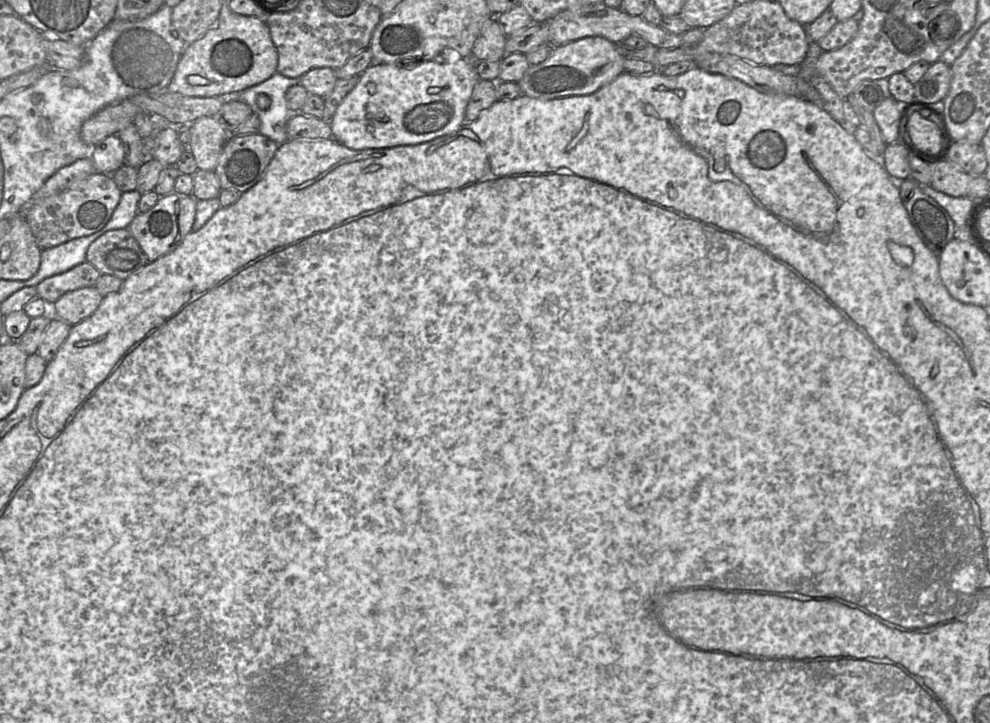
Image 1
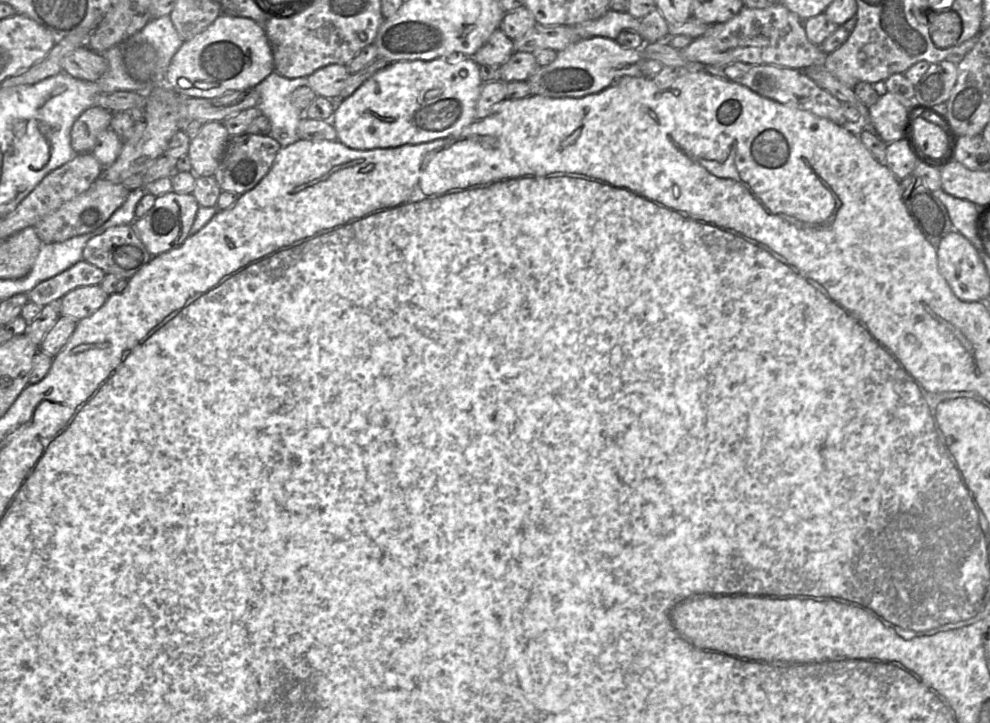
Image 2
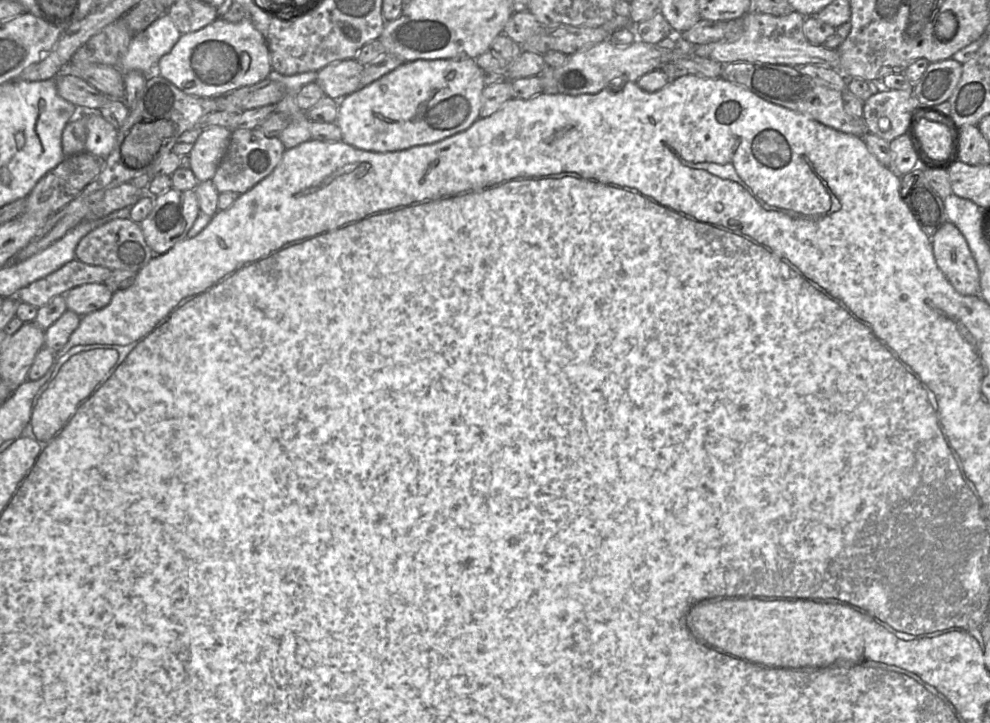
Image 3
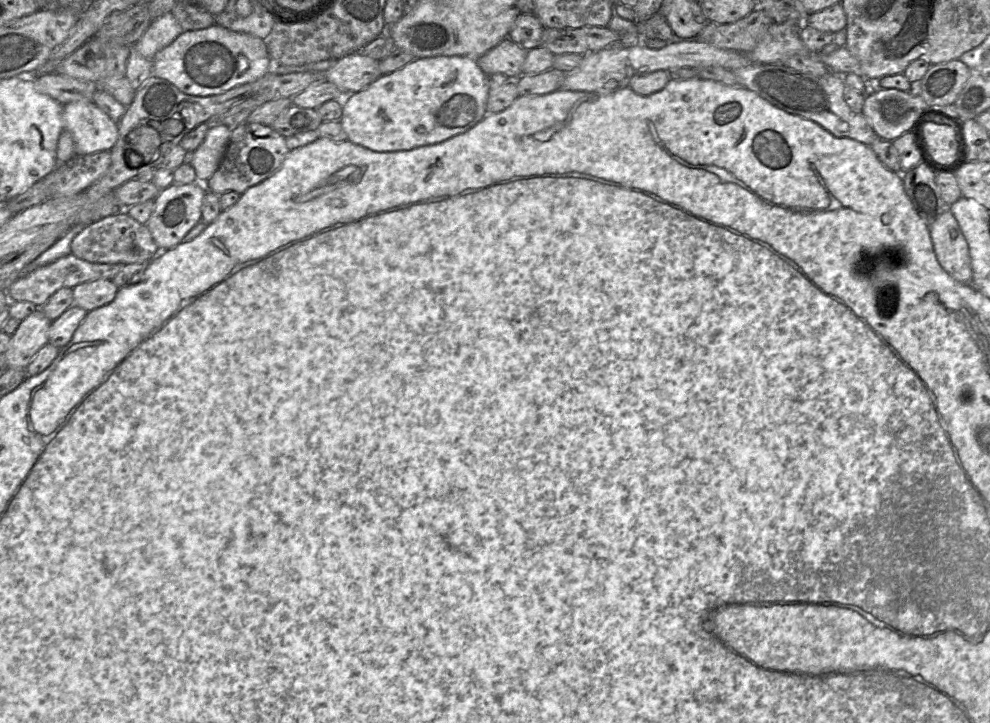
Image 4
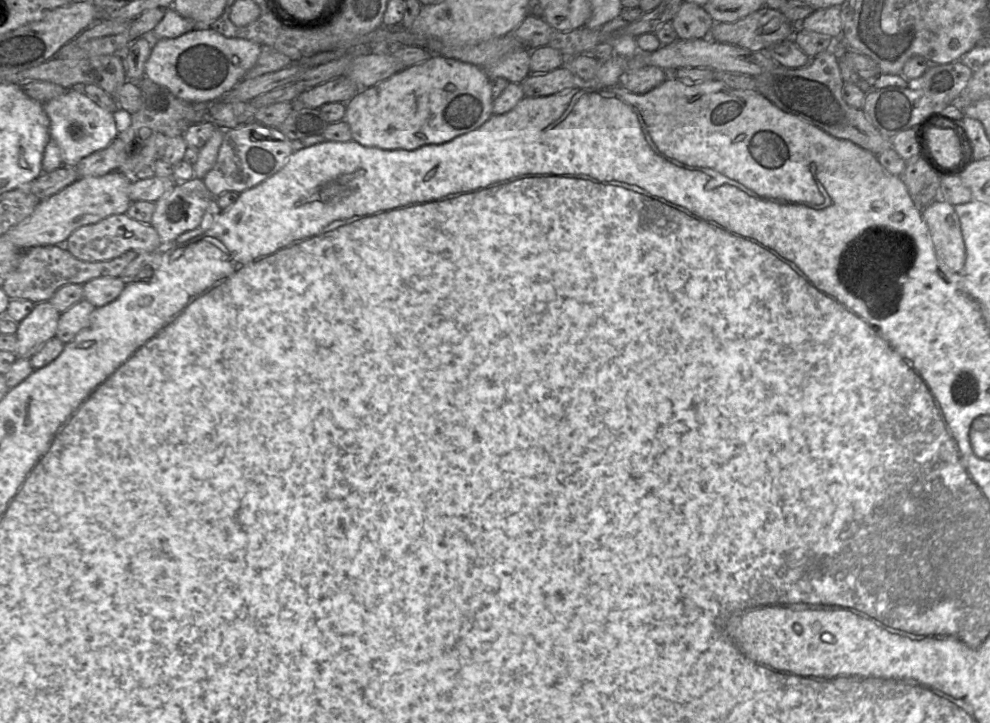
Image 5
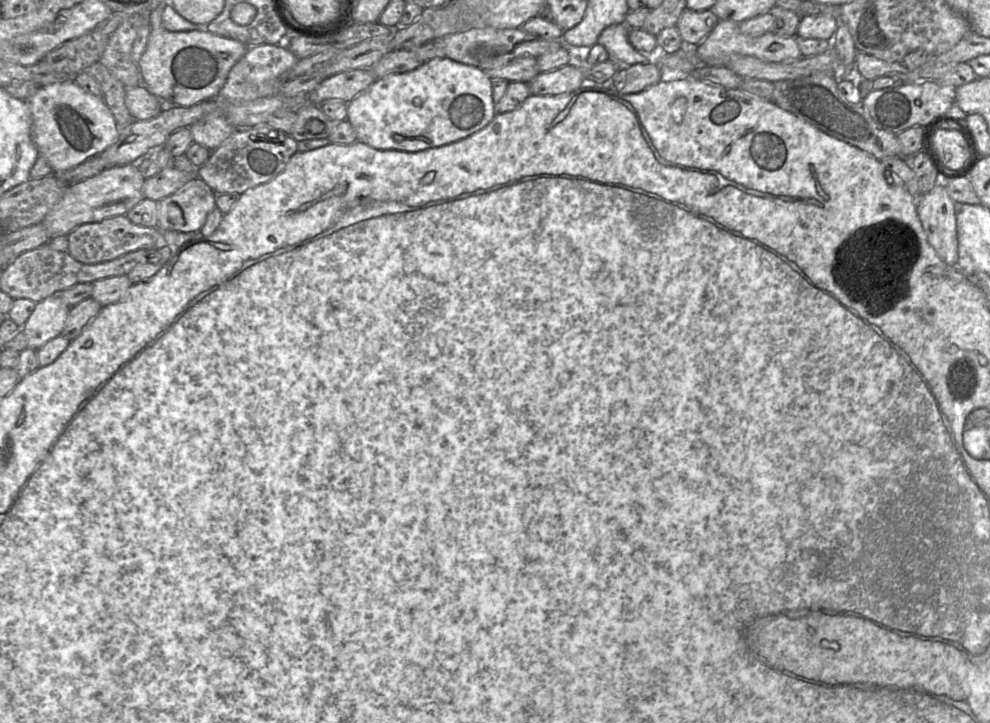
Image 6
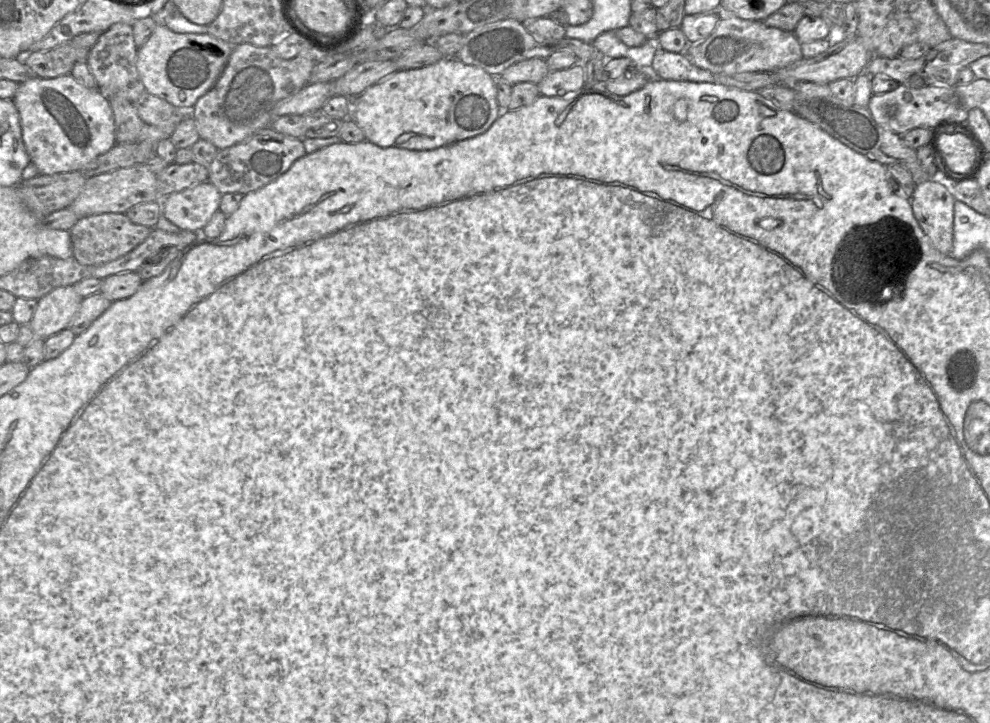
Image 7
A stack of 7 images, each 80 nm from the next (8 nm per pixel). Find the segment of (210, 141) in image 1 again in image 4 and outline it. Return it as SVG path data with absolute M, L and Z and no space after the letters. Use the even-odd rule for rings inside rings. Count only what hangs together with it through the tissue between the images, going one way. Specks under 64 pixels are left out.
M213 123L208 129L201 145L193 152L191 163L197 181L206 183L218 169L231 137L231 128Z

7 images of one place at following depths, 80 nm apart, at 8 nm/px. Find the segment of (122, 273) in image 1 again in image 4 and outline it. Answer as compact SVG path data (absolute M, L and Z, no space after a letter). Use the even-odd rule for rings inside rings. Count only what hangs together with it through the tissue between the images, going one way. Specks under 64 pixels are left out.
M125 210L87 225L71 243L71 254L92 263L148 263L159 253L146 224L139 223Z

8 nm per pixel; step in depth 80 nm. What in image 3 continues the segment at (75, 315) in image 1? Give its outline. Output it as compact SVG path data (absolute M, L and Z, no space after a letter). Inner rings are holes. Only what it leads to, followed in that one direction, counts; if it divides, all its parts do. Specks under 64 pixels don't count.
M87 283L69 290L65 300L68 310L85 316L106 307L112 296L104 283Z

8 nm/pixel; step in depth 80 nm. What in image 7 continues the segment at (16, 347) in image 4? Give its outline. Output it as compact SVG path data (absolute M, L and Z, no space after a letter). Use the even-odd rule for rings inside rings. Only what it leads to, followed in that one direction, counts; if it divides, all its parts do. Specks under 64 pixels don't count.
M72 285L55 288L37 302L30 325L35 338L46 339L69 328L83 297Z

